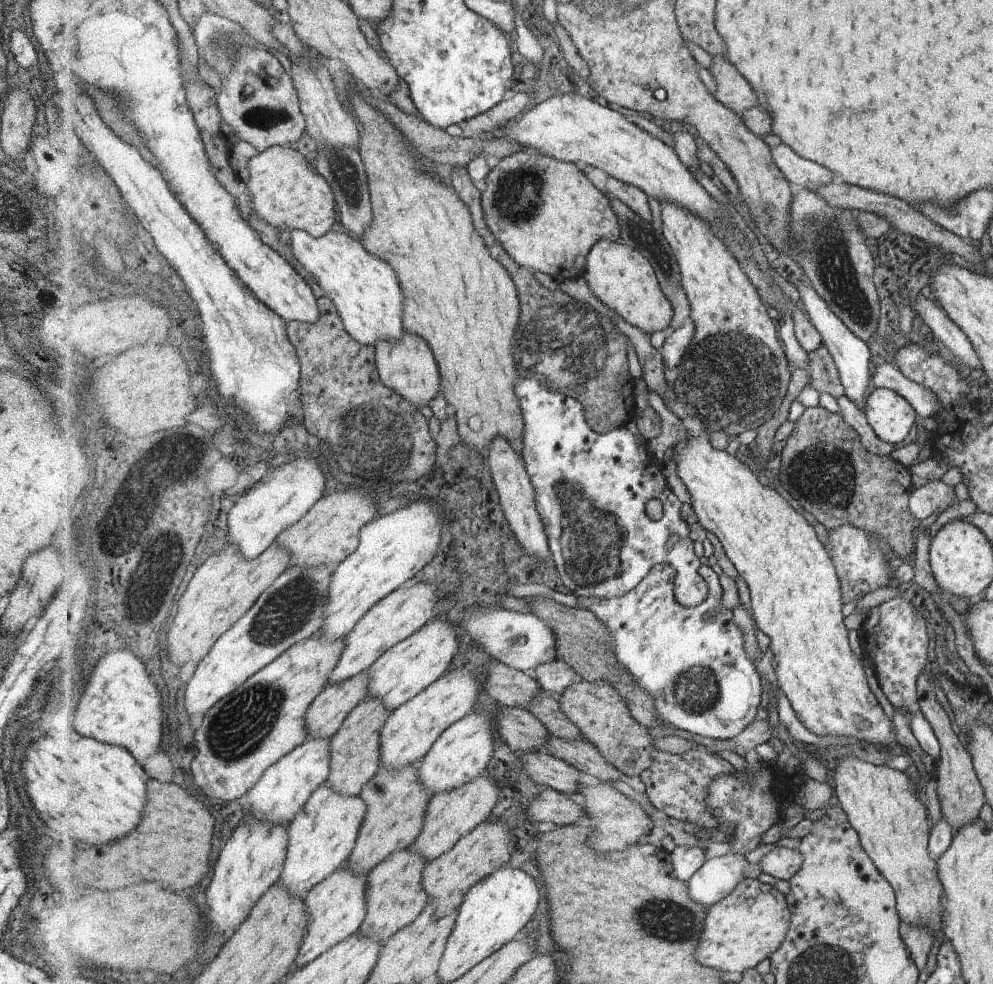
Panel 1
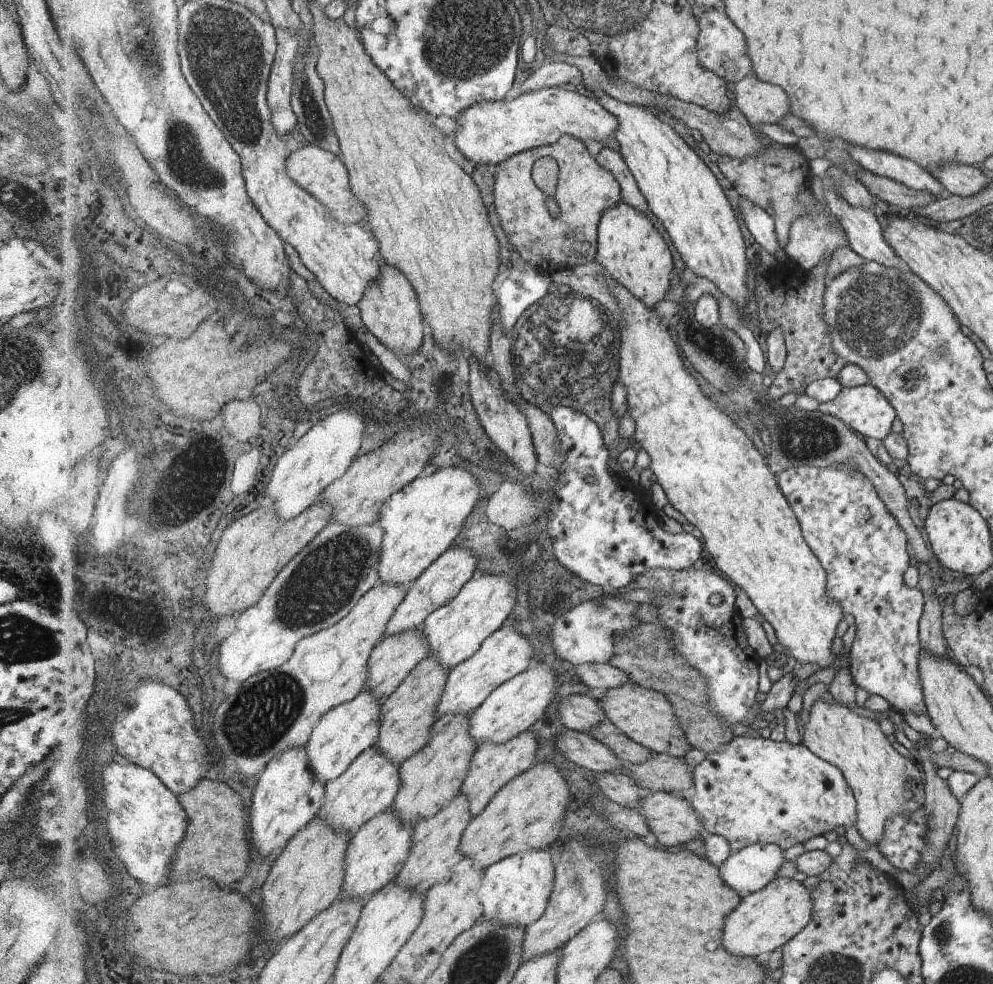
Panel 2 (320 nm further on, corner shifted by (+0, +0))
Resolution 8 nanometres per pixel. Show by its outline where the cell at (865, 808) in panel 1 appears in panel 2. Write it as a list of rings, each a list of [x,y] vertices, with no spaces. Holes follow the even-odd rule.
[[[817,699],[804,724],[801,743],[843,771],[858,800],[856,827],[873,848],[881,844],[886,824],[895,815],[911,815],[923,804],[924,774],[919,772],[916,762],[911,762],[912,757],[895,750],[879,721],[859,715],[841,702]]]

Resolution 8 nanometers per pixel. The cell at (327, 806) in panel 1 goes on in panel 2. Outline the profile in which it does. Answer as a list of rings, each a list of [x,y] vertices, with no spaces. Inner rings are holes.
[[[373,746],[363,751],[339,778],[326,784],[326,801],[319,816],[338,831],[354,835],[370,822],[394,806],[402,787],[401,763],[393,762],[383,751]]]

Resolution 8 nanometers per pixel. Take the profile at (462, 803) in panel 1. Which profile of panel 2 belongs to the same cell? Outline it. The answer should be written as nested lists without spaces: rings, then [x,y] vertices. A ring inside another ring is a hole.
[[[525,731],[503,744],[480,744],[473,762],[470,764],[471,768],[466,781],[463,783],[461,792],[469,797],[472,818],[485,811],[495,796],[498,795],[498,792],[502,791],[503,787],[506,787],[513,779],[529,770],[532,767],[531,764],[535,764],[539,741],[543,742],[535,732]]]

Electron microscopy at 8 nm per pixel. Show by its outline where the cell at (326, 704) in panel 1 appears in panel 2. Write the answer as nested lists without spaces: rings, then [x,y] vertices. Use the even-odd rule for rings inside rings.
[[[422,627],[405,631],[401,635],[385,636],[370,656],[368,662],[369,676],[366,682],[367,689],[371,689],[381,700],[387,699],[431,652],[428,638]]]

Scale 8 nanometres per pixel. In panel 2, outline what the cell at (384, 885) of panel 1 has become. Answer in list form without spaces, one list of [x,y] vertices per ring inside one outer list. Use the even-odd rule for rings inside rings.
[[[459,793],[439,814],[417,824],[410,858],[406,860],[403,870],[395,880],[398,885],[427,893],[435,884],[446,883],[458,864],[465,859],[462,838],[472,820],[469,797],[465,793]]]

